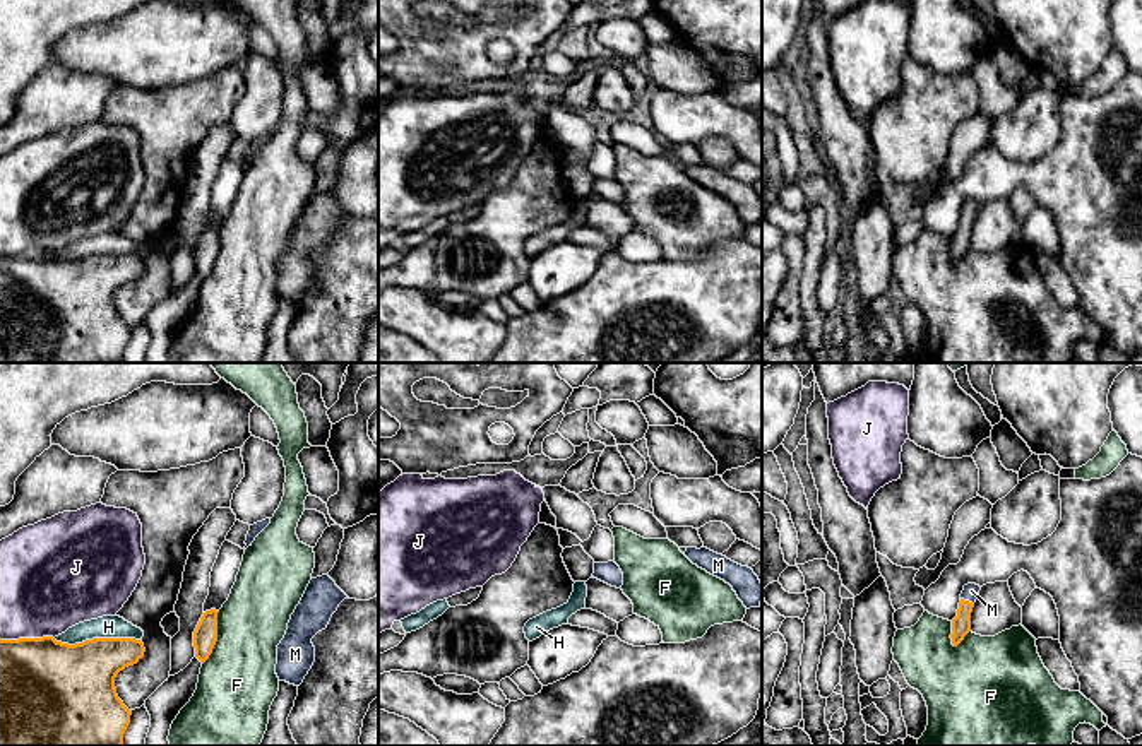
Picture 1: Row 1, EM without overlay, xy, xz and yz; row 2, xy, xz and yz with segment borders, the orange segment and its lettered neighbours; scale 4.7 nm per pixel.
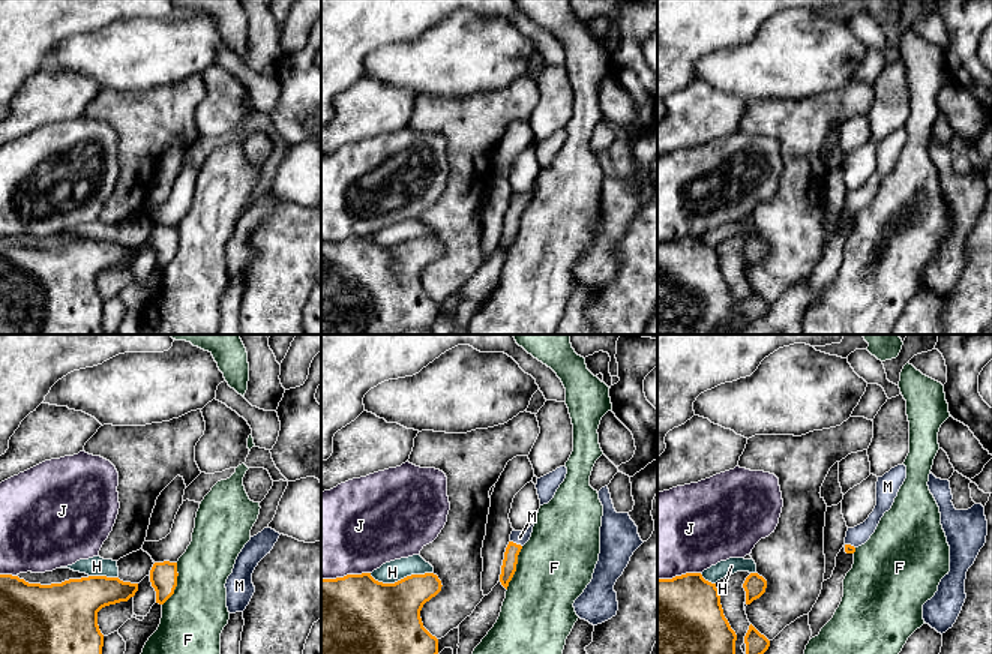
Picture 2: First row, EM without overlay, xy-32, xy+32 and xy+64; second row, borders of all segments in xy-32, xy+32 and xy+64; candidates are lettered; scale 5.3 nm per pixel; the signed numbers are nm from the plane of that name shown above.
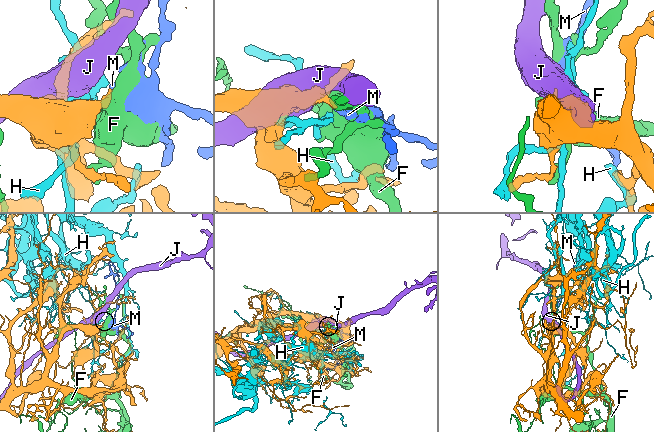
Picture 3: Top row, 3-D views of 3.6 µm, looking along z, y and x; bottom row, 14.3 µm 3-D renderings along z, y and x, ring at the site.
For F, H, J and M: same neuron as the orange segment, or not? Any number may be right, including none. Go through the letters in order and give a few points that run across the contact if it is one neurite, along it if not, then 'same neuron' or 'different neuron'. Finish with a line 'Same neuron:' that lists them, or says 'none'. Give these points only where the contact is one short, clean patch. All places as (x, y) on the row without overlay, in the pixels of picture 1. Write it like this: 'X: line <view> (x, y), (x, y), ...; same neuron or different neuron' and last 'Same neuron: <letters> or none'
F: different neuron
H: different neuron
J: different neuron
M: line yz (961, 242), (968, 218), (971, 207); same neuron
Same neuron: M

